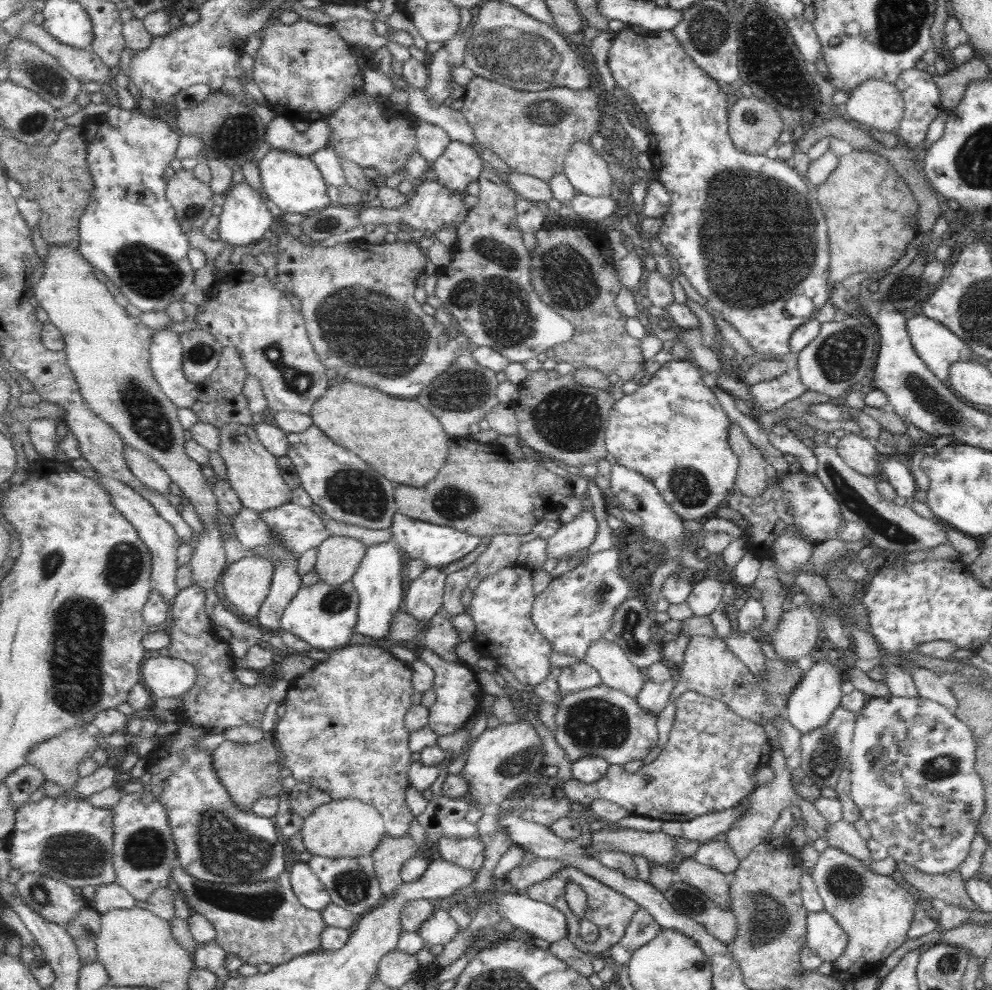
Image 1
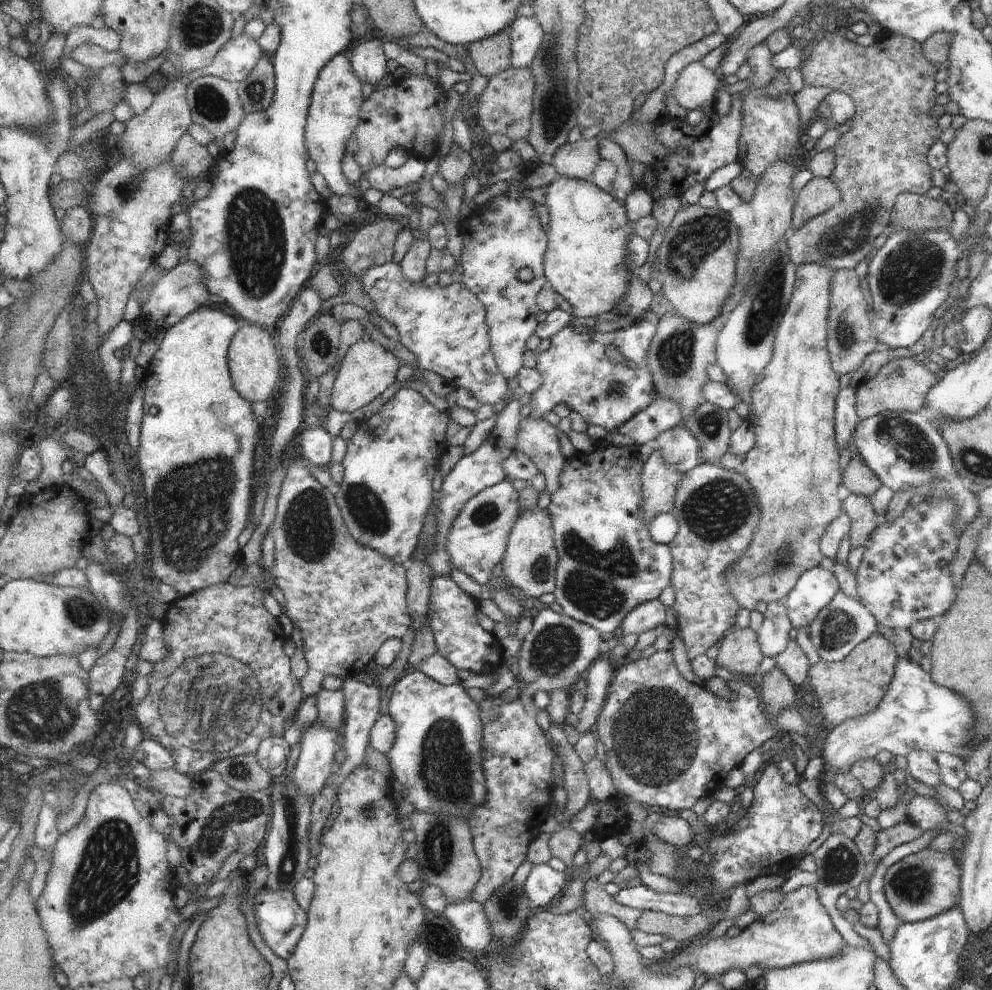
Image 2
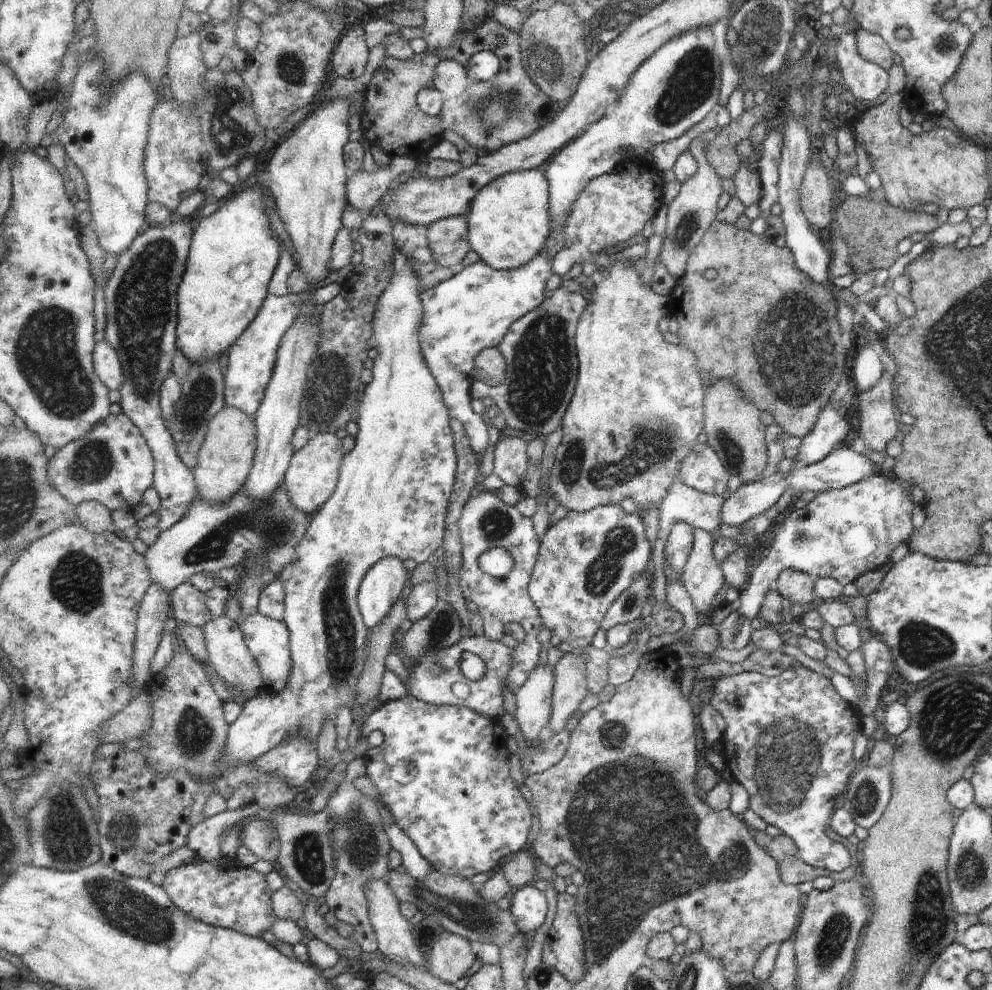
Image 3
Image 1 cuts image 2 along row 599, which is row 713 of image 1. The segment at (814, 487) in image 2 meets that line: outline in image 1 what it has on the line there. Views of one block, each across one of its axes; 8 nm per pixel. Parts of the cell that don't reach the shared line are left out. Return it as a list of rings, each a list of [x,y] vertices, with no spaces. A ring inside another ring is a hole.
[[[692,636],[685,650],[685,658],[679,670],[678,686],[671,694],[671,701],[676,702],[683,693],[694,691],[726,703],[739,718],[750,719],[754,723],[763,720],[767,724],[773,724],[773,718],[777,718],[779,714],[783,715],[787,696],[793,693],[803,673],[796,661],[787,661],[775,654],[773,659],[765,657],[763,675],[759,677],[759,674],[754,675],[739,661],[738,655],[727,646],[723,638]]]

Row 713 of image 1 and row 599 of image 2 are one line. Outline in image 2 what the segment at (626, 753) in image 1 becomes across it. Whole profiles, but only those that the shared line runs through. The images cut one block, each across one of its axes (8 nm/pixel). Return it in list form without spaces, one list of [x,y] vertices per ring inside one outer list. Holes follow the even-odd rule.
[[[601,442],[596,445],[592,452],[575,452],[571,457],[566,458],[563,471],[559,474],[559,487],[557,492],[551,495],[551,503],[547,508],[549,516],[551,516],[551,522],[553,522],[555,548],[557,548],[560,556],[556,569],[557,588],[554,592],[556,602],[562,607],[565,614],[571,615],[571,618],[575,618],[579,622],[597,627],[604,637],[613,636],[613,632],[620,628],[623,620],[632,610],[646,602],[657,600],[663,594],[662,590],[672,586],[673,583],[675,557],[671,552],[671,547],[667,543],[658,543],[651,538],[647,522],[639,512],[643,508],[643,469],[645,463],[643,464],[638,460],[635,450],[634,447],[615,446],[615,444],[609,445]]]

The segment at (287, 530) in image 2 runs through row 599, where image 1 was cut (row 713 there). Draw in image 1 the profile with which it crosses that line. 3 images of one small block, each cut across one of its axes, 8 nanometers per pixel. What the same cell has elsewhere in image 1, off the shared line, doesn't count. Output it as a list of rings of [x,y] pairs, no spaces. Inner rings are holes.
[[[369,644],[349,645],[342,648],[337,648],[330,651],[329,657],[326,660],[318,661],[308,671],[303,673],[300,677],[291,682],[289,693],[285,704],[287,706],[285,714],[275,724],[272,735],[280,742],[284,754],[284,766],[291,772],[292,776],[299,783],[305,783],[320,789],[325,790],[331,794],[335,800],[345,800],[347,798],[357,798],[367,802],[382,814],[386,821],[386,834],[393,836],[393,838],[403,838],[409,836],[411,832],[411,824],[415,822],[415,813],[411,811],[411,807],[407,804],[407,790],[412,786],[410,783],[410,768],[413,762],[413,751],[410,749],[410,734],[411,730],[406,725],[406,714],[410,712],[413,706],[411,696],[415,694],[414,686],[414,669],[406,662],[395,658],[389,650],[385,650],[379,646],[372,646]]]

